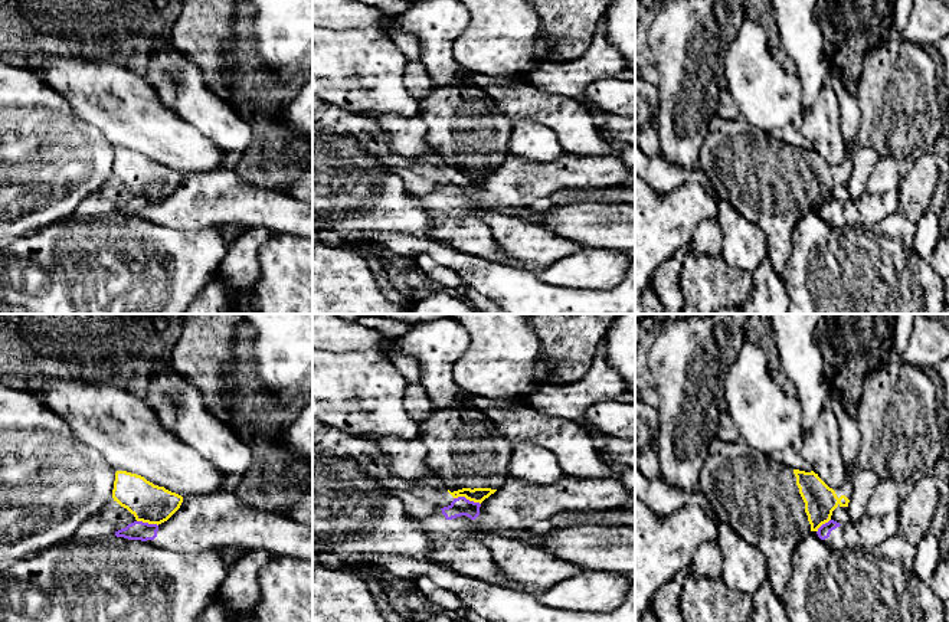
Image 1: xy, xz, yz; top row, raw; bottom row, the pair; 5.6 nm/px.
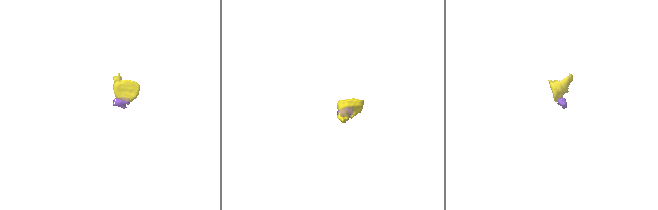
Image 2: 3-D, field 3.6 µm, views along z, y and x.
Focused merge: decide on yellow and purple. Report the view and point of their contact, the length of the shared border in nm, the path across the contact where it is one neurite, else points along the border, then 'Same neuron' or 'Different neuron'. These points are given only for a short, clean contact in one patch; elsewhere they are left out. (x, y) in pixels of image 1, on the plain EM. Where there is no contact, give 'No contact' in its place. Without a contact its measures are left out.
Touches yellow at xz (467, 176). Shared border 160 nm. Boundary: xz (454, 174), (465, 174), (480, 182). Different neuron

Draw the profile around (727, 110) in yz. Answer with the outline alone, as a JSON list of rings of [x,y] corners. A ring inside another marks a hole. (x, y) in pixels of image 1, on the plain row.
[[[721,84],[720,94],[719,94],[717,115],[720,115],[724,120],[737,120],[737,118],[740,118],[739,109],[737,109],[737,107],[733,101],[730,92],[724,86],[724,84]]]

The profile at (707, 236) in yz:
[[[717,217],[704,219],[694,229],[690,242],[691,252],[711,256],[721,255],[721,240],[723,233]]]

